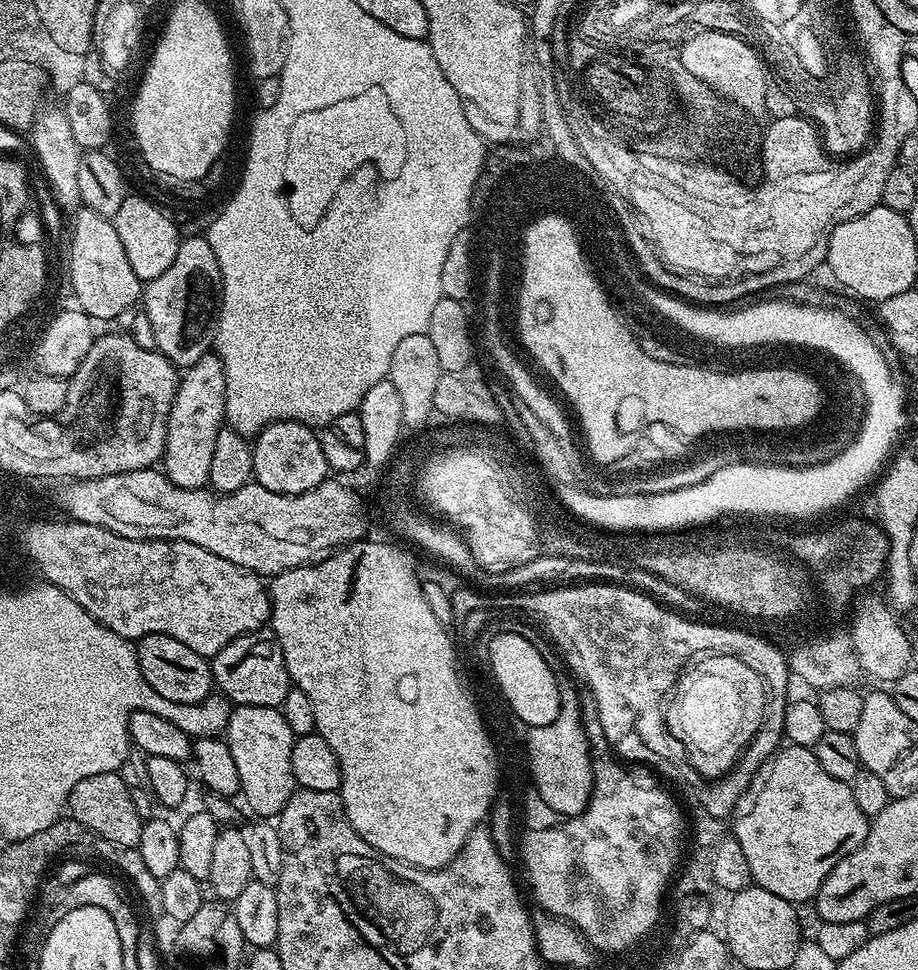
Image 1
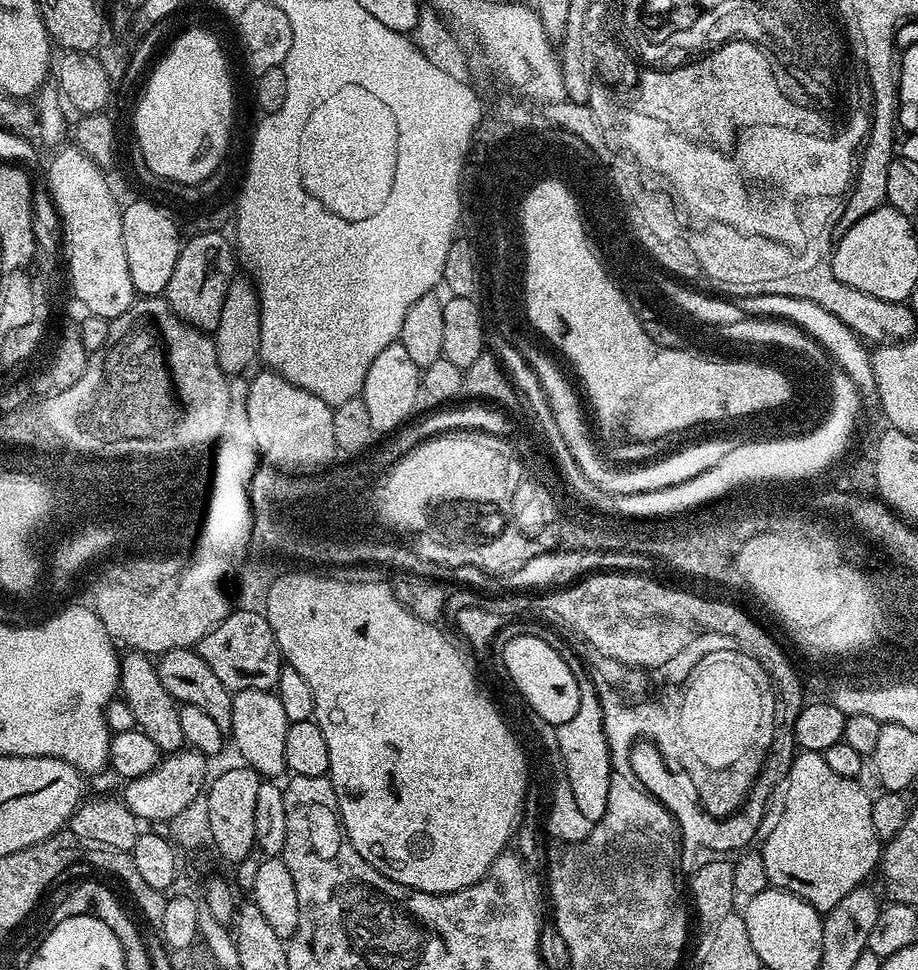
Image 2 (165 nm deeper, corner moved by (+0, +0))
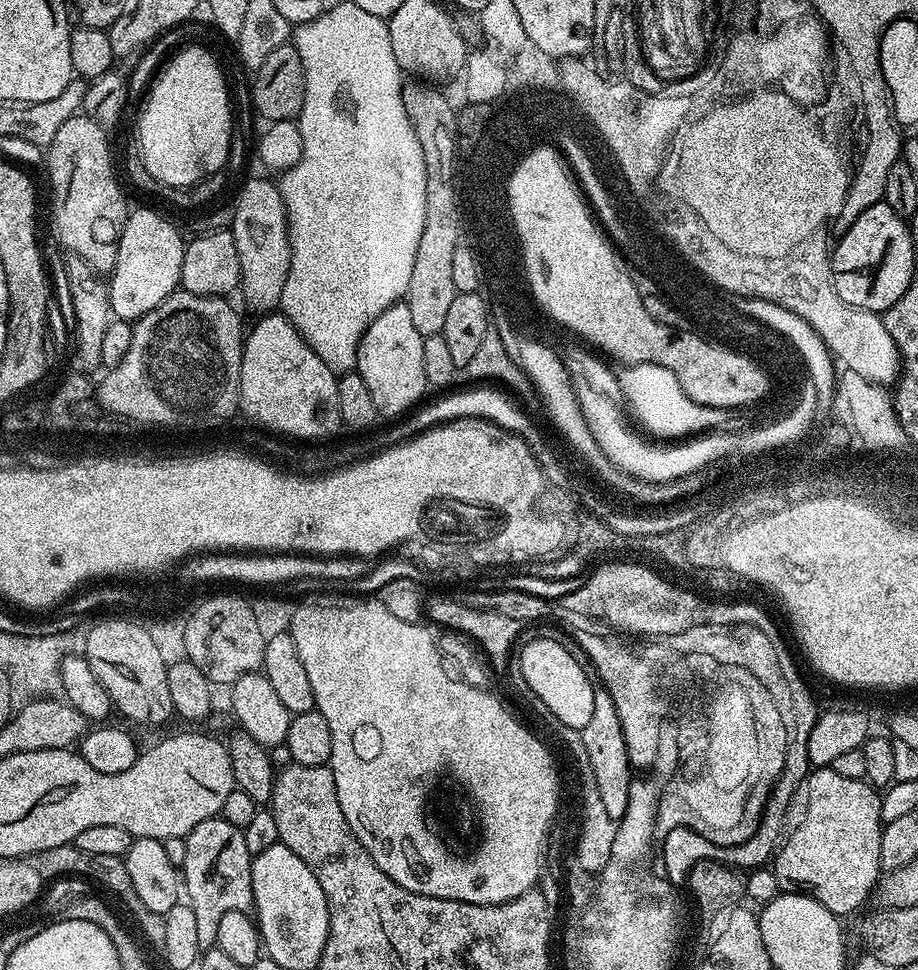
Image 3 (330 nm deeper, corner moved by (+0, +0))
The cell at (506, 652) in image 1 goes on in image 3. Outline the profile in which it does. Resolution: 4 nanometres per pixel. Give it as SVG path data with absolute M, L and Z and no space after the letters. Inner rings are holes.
M554 640L530 641L528 645L519 649L518 656L519 653L518 671L522 678L526 678L530 690L534 690L534 694L538 694L538 698L546 702L555 718L566 726L577 730L584 728L586 722L590 722L590 714L594 710L594 686L590 673L582 670L578 662L574 662L574 657L570 650L566 650L566 646Z

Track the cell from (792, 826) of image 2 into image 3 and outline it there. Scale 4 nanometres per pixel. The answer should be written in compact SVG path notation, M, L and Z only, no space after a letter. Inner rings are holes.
M830 766L812 768L790 802L790 831L774 857L774 871L781 893L798 892L802 896L814 898L822 902L826 910L841 918L847 918L851 912L858 911L867 902L868 896L870 900L882 875L880 801L881 793L867 779L842 778L842 774L834 774Z

